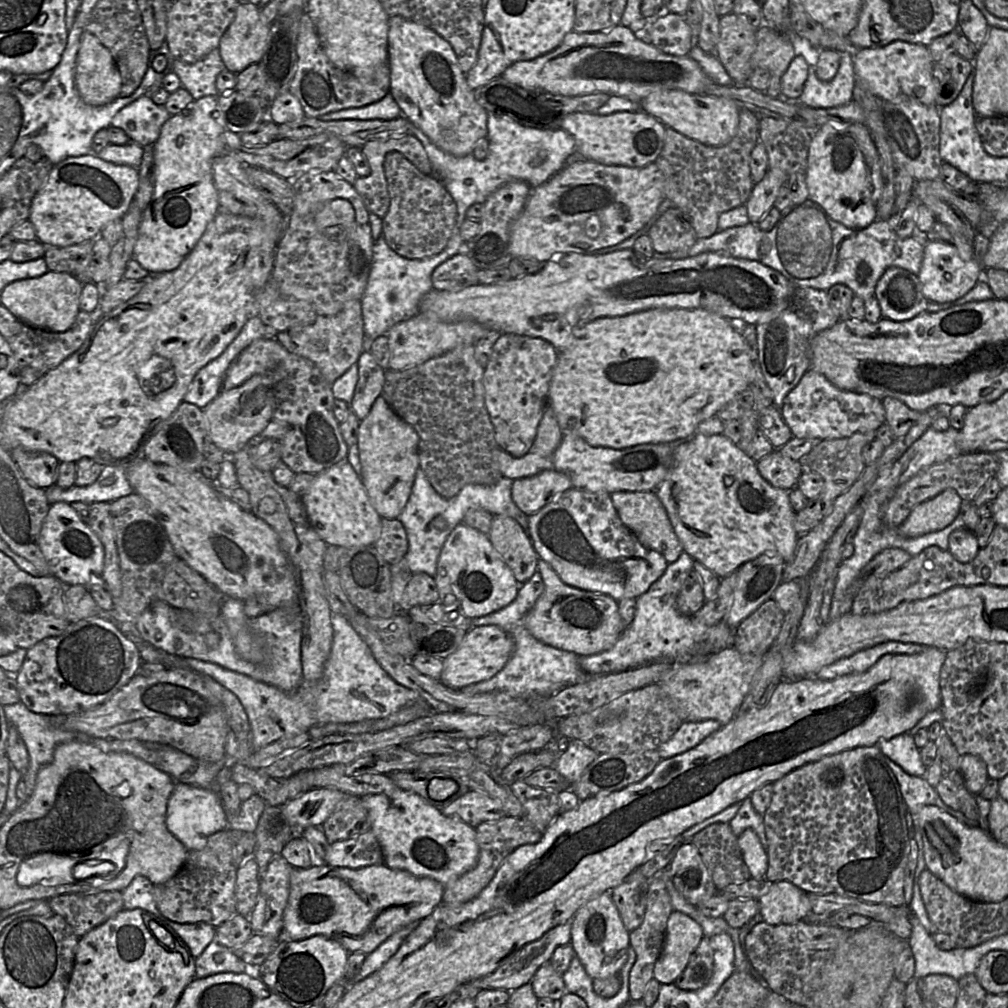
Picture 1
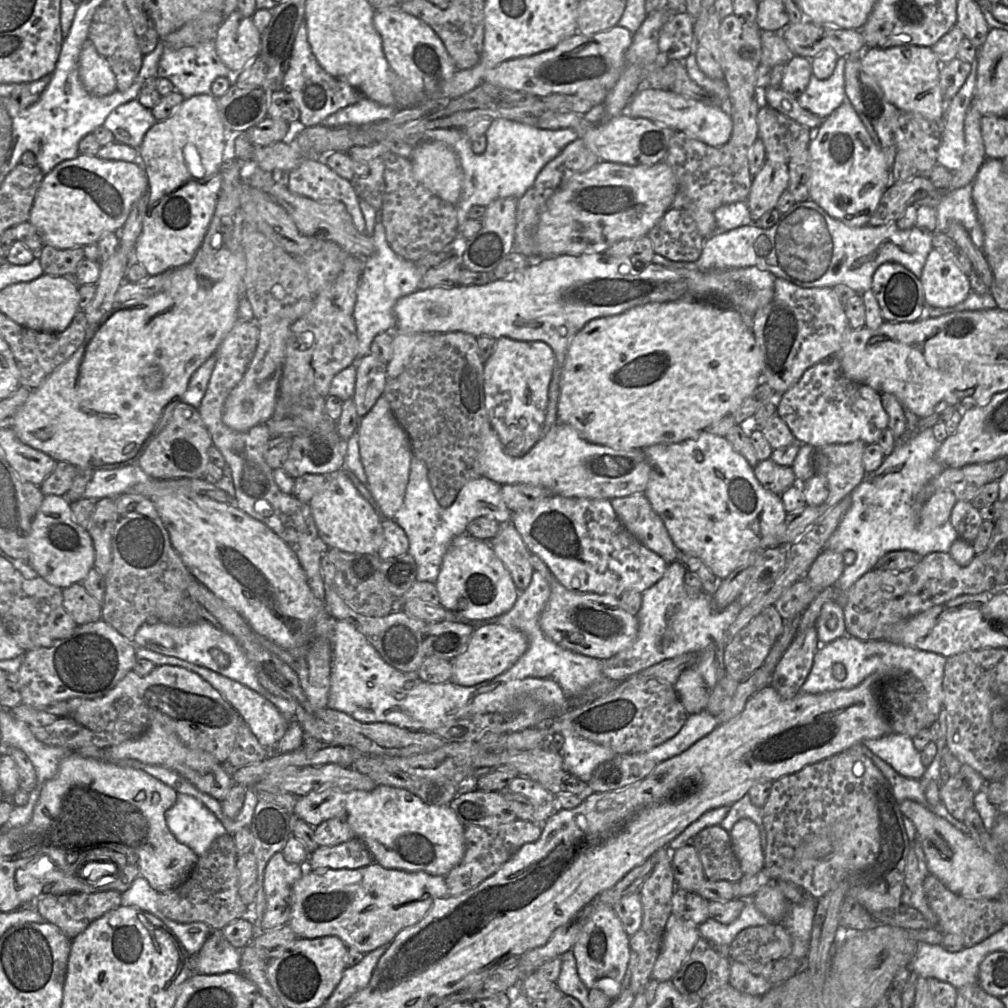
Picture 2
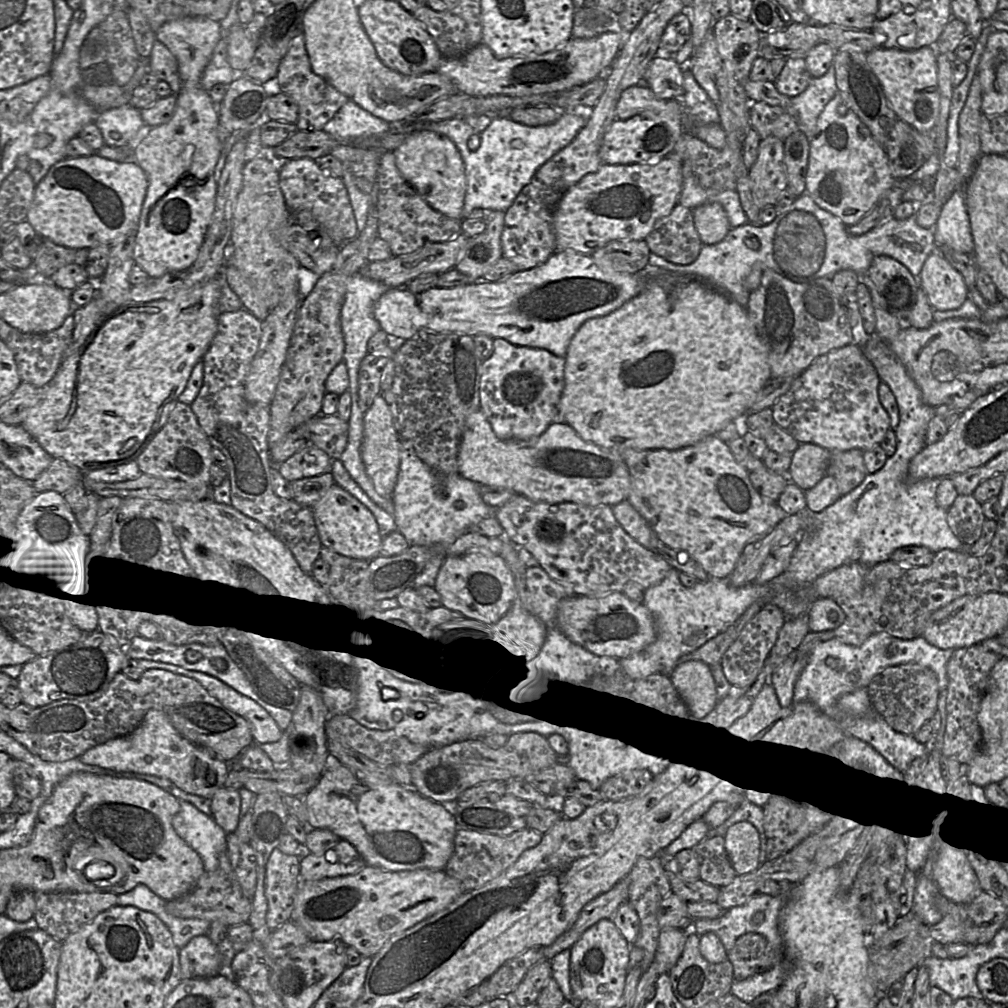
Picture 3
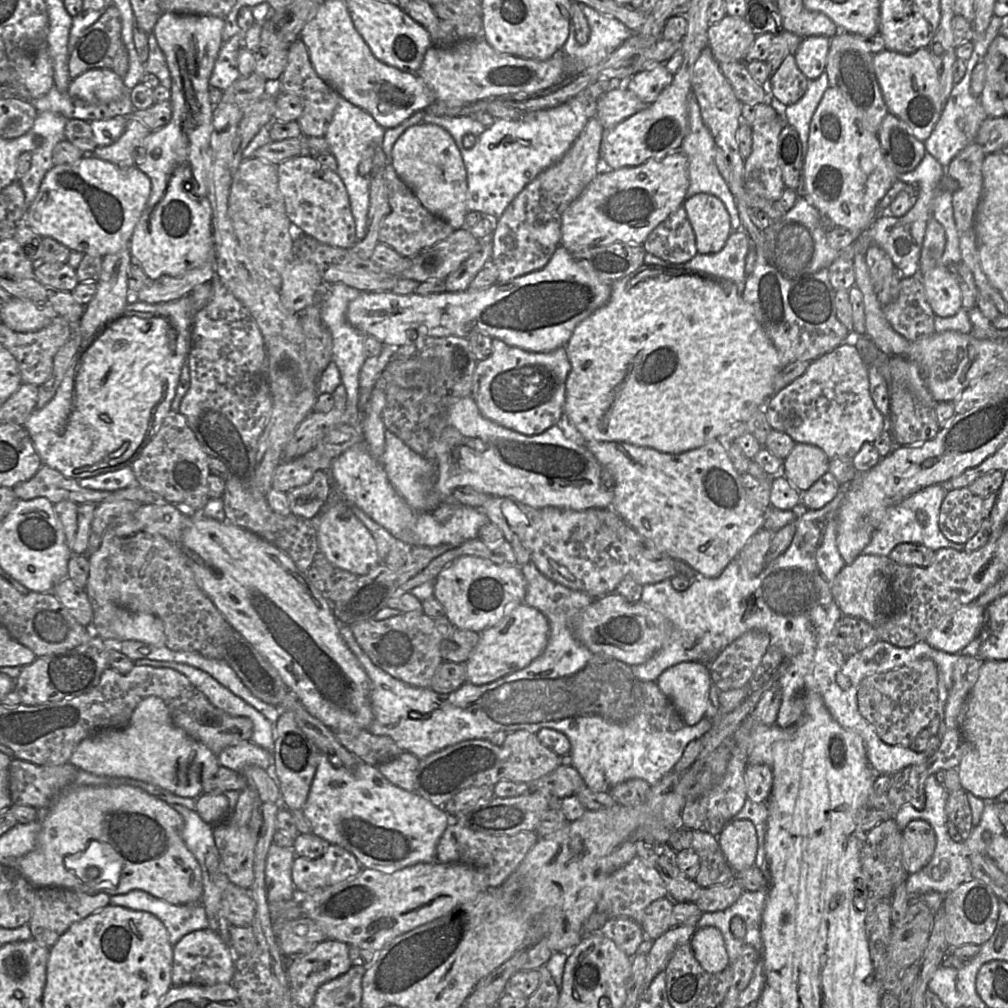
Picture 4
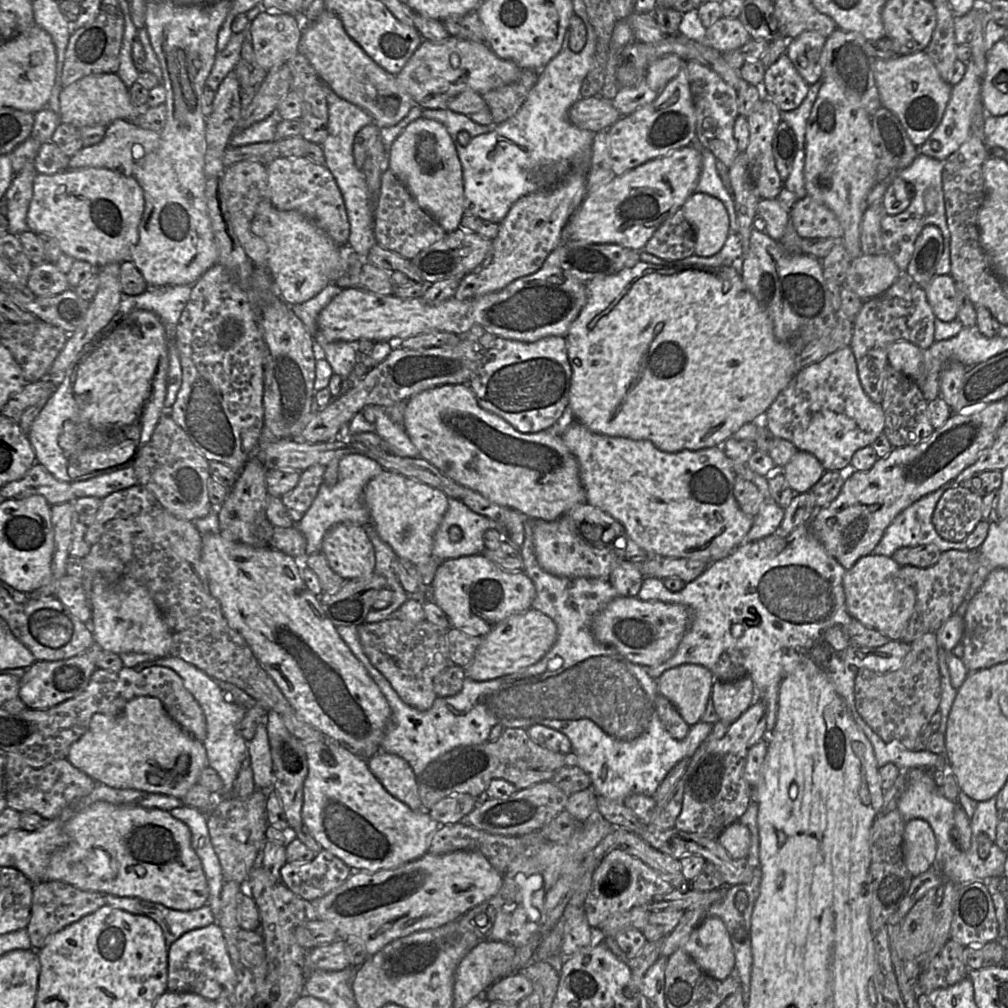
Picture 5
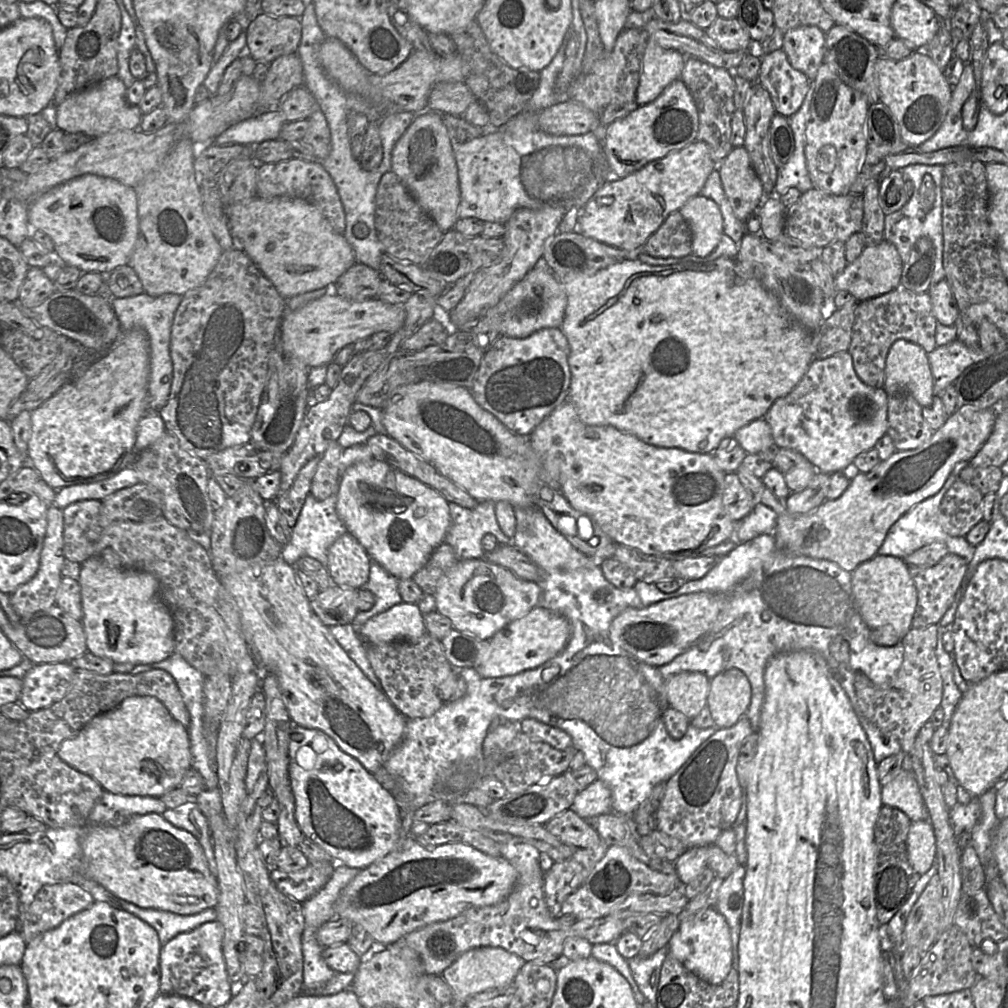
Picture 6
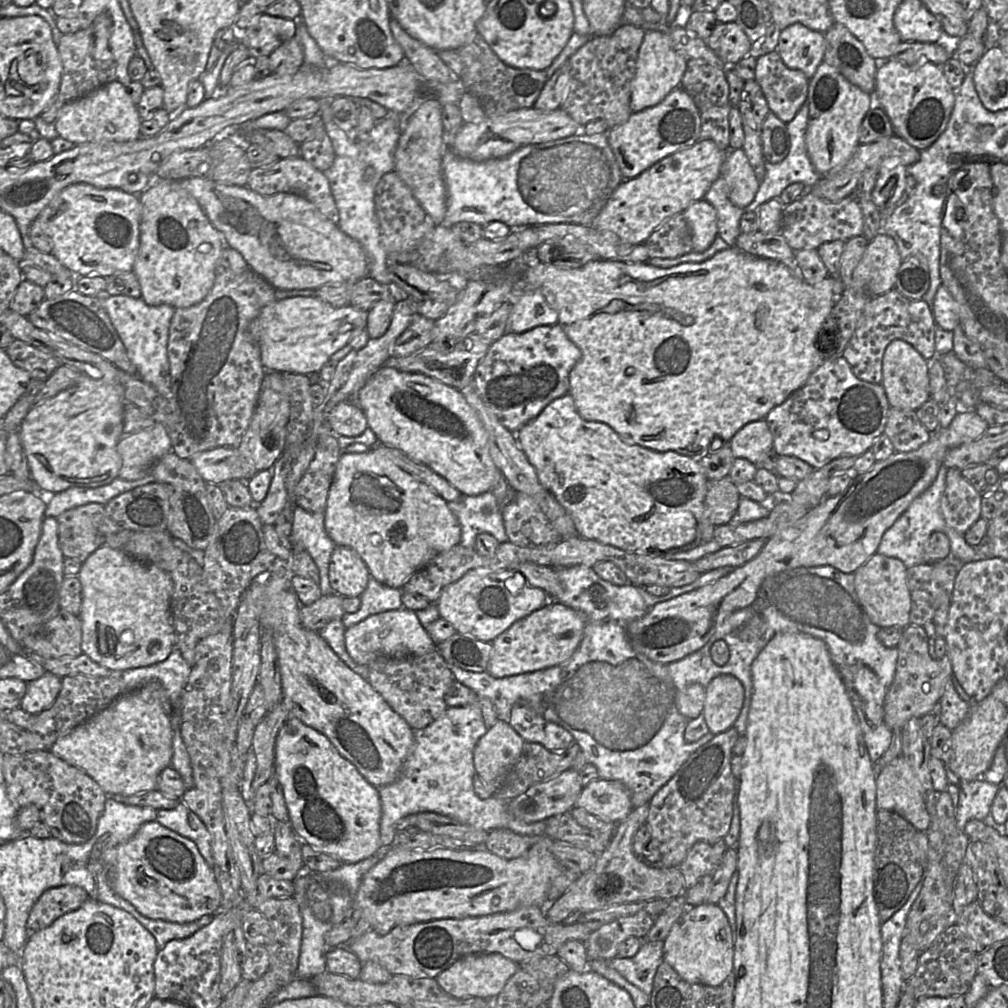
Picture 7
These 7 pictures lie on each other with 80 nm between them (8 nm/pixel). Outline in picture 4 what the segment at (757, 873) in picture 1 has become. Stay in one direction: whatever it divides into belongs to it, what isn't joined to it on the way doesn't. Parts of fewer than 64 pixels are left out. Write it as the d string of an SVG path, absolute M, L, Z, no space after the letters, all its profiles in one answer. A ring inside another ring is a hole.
M733 820L717 836L726 860L735 871L755 865L758 840L754 825L748 820Z

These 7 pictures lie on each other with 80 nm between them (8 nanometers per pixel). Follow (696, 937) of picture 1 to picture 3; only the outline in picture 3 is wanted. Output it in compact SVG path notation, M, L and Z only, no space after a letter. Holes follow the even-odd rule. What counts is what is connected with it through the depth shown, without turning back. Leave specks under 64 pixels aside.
M679 928L661 929L659 944L655 955L659 973L668 973L680 958L689 932Z

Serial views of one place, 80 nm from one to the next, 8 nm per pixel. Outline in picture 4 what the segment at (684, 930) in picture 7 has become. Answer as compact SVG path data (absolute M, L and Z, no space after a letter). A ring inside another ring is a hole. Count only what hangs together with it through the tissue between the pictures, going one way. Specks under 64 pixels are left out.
M713 926L699 928L690 940L694 955L702 968L719 973L730 963L721 931Z

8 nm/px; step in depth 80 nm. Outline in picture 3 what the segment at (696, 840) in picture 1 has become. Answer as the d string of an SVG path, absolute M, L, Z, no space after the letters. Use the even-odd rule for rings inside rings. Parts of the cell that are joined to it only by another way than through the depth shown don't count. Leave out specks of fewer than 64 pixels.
M709 834L693 849L700 862L700 879L719 888L733 882L737 872L726 852L723 835Z

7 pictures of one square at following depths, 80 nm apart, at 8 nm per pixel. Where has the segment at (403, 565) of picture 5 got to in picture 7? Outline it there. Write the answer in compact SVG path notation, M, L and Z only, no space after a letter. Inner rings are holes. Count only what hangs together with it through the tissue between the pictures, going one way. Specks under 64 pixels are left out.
M370 576L360 596L359 609L354 613L346 613L341 618L342 624L349 628L371 615L402 608L401 592L401 589L386 586Z

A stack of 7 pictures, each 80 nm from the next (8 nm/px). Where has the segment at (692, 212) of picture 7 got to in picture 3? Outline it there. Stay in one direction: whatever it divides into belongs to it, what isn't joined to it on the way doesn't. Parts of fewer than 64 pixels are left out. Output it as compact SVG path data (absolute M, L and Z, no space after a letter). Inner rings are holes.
M717 202L700 205L692 212L694 225L703 245L719 243L731 229L723 206Z

